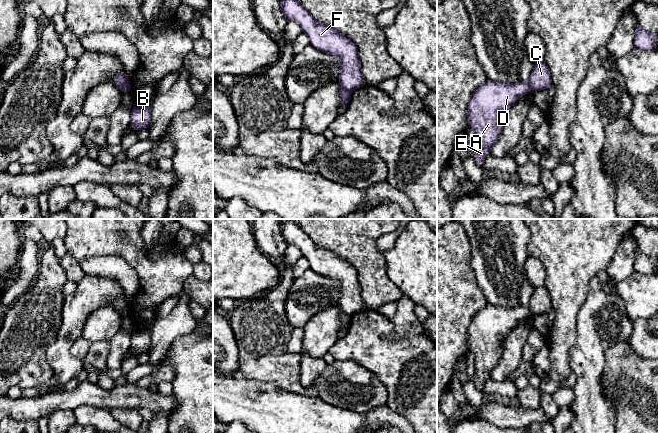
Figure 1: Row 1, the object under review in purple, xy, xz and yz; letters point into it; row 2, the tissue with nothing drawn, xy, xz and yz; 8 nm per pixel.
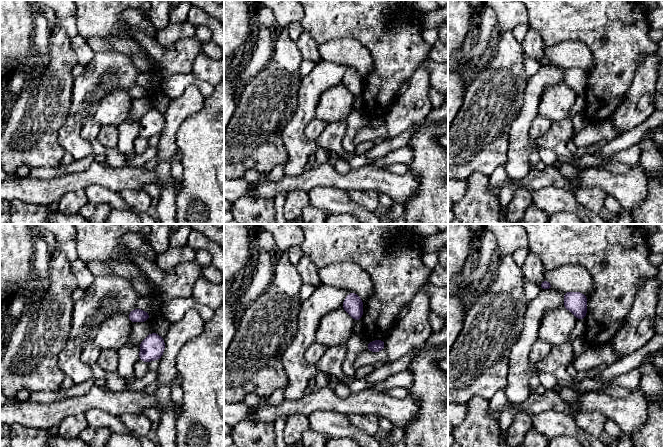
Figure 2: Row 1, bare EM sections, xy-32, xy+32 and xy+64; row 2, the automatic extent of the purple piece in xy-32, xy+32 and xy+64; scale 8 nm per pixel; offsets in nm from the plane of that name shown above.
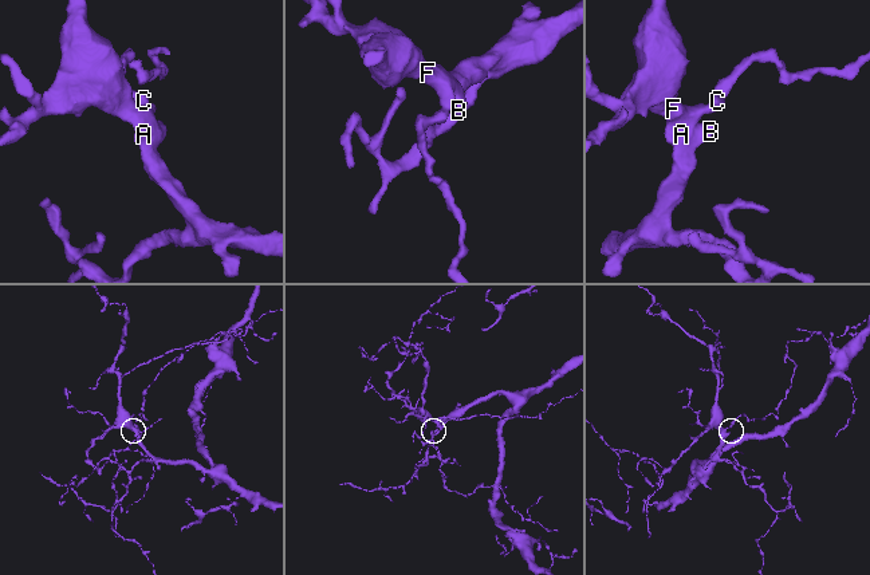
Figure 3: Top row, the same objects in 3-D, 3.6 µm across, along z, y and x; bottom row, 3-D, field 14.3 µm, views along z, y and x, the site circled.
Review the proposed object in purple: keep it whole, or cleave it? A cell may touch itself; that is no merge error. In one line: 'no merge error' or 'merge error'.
merge error

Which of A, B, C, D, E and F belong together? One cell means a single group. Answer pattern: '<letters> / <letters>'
A B D E F / C

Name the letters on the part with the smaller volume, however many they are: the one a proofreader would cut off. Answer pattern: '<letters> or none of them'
C

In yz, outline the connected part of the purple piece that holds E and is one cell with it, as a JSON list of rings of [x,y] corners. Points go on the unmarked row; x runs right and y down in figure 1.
[[[489,303],[474,315],[467,342],[469,353],[475,355],[474,382],[478,390],[483,392],[484,383],[490,380],[490,373],[501,359],[511,330],[530,315],[529,307],[502,308]]]

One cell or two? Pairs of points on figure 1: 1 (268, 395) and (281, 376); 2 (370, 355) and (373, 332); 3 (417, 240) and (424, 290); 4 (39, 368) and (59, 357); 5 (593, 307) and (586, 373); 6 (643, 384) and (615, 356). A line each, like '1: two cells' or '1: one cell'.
1: two cells
2: one cell
3: one cell
4: two cells
5: one cell
6: one cell

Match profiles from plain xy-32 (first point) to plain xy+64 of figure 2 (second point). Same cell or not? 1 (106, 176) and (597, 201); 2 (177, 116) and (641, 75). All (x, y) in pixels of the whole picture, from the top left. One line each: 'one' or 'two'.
1: two
2: one

